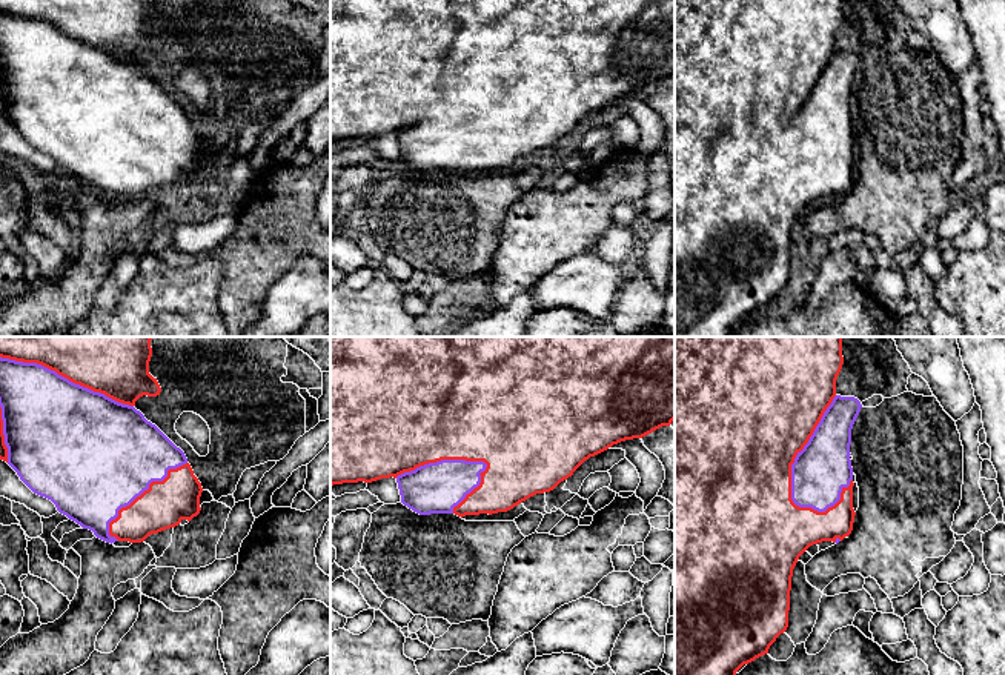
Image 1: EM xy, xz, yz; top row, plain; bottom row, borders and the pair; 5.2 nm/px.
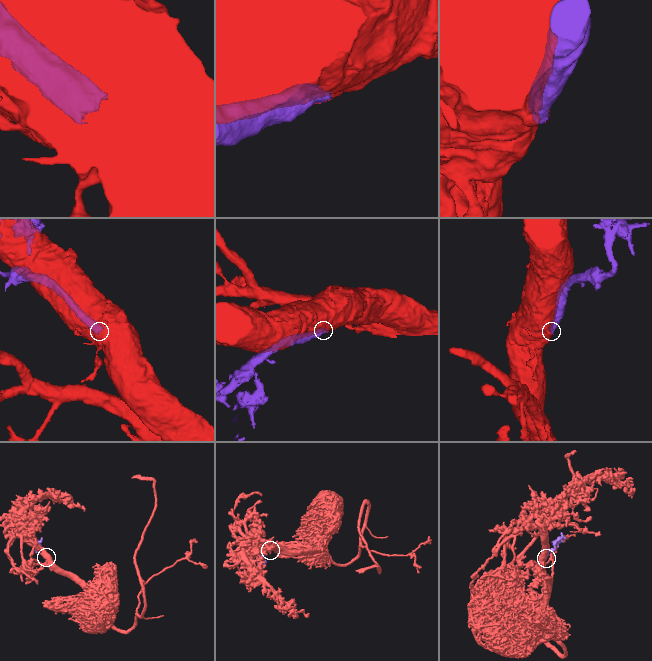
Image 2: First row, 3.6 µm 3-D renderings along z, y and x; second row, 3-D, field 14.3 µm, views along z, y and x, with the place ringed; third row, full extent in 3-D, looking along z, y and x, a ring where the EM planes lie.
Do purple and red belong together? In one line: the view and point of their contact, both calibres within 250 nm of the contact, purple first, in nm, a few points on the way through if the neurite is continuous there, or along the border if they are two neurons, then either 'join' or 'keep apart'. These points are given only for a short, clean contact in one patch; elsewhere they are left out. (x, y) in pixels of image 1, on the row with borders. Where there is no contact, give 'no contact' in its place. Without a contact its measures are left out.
contact yz (795, 462); calibres 300 and 480 nm; join

